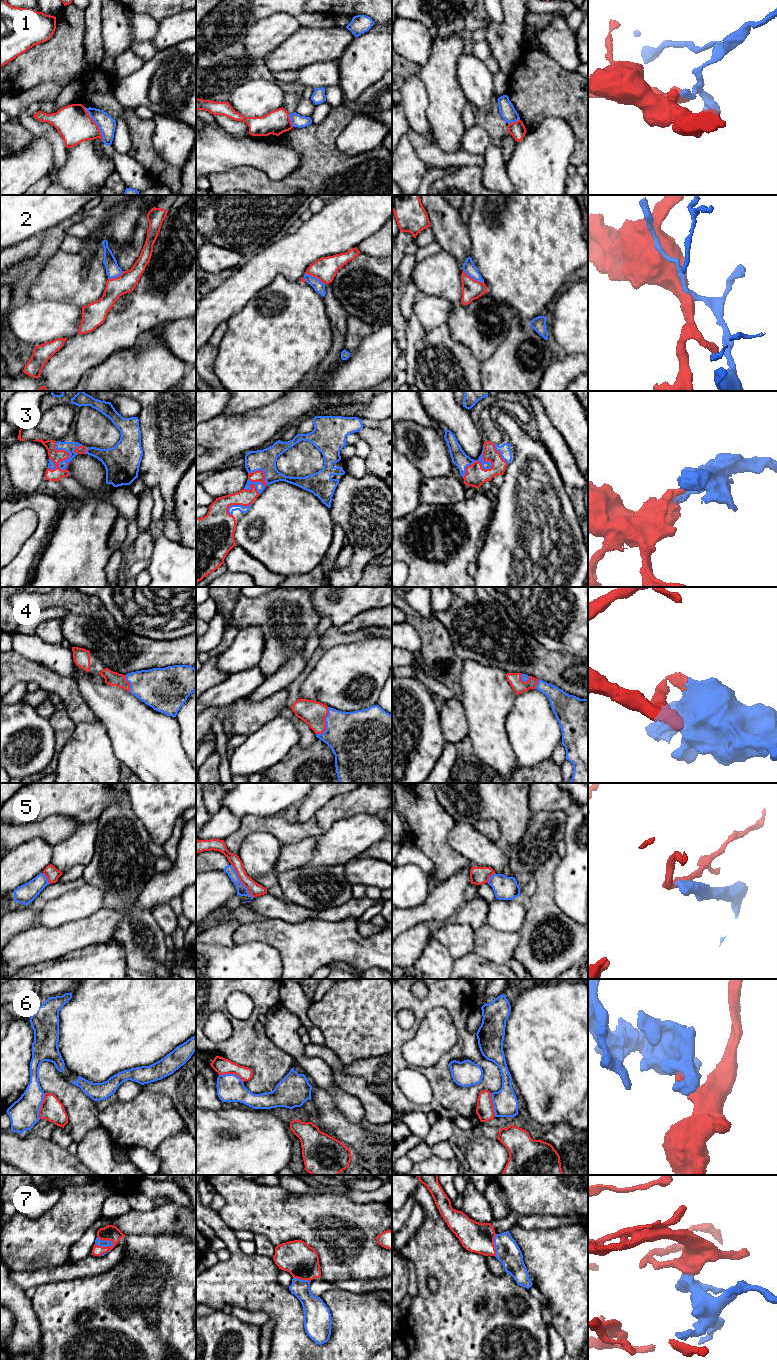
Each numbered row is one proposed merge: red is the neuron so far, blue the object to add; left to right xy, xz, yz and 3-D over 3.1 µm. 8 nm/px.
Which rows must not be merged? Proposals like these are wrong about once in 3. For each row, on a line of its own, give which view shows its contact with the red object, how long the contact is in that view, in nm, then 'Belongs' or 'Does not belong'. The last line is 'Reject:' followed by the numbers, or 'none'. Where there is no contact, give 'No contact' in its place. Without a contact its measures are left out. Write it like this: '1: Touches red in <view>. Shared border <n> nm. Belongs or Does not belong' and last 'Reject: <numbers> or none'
1: Touches red in xy. Shared border 320 nm. Does not belong
2: Touches red in yz. Shared border 200 nm. Does not belong
3: Touches red in xz. Shared border 220 nm. Belongs
4: Touches red in xz. Shared border 240 nm. Belongs
5: Touches red in xz. Shared border 320 nm. Does not belong
6: Touches red in xy. Shared border 220 nm. Does not belong
7: Touches red in xy. Shared border 150 nm. Belongs
Reject: 1, 2, 5, 6

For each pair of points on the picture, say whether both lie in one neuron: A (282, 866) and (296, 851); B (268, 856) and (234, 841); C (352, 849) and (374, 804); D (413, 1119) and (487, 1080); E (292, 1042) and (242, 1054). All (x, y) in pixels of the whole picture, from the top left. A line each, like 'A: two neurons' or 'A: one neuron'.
A: one neuron
B: two neurons
C: two neurons
D: two neurons
E: two neurons

